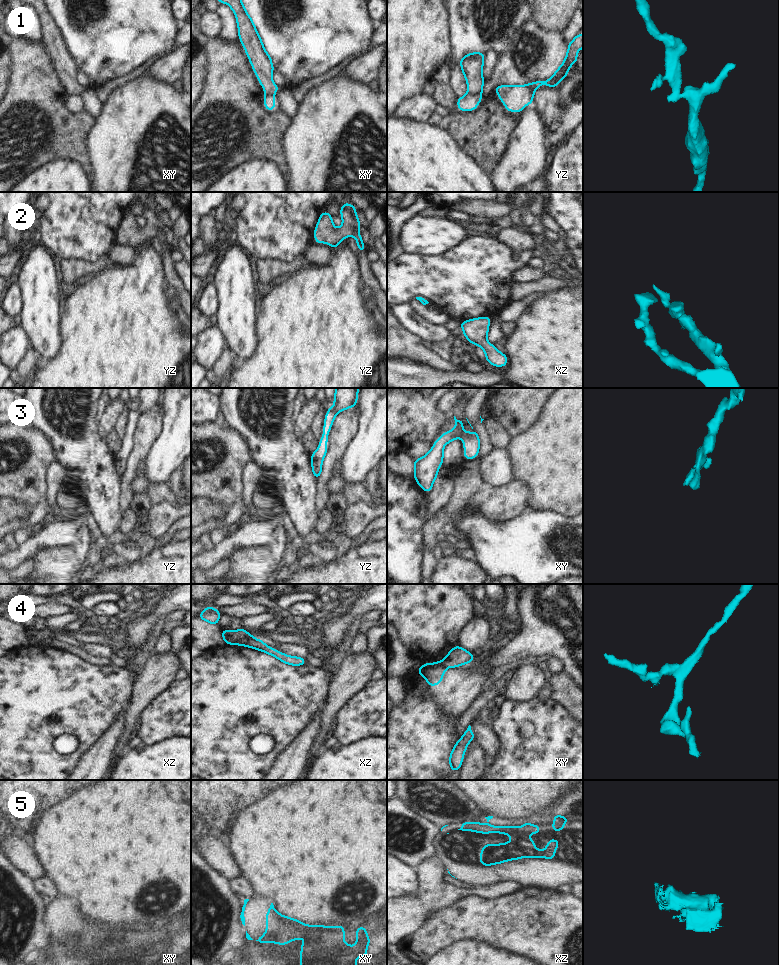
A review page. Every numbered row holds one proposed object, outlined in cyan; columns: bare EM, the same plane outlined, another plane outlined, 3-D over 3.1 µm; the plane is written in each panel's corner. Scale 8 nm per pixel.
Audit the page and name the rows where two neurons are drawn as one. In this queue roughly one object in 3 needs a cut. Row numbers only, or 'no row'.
1, 4, 5

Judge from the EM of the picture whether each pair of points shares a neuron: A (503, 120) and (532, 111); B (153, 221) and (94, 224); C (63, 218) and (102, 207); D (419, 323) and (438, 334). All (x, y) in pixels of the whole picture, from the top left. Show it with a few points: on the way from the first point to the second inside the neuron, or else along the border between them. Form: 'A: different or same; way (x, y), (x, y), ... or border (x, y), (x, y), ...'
A: different; border (520, 114), (519, 121), (511, 137)
B: different; border (125, 212), (117, 234)
C: same; way (73, 216), (82, 207), (92, 207)
D: same; way (424, 328), (433, 333)

